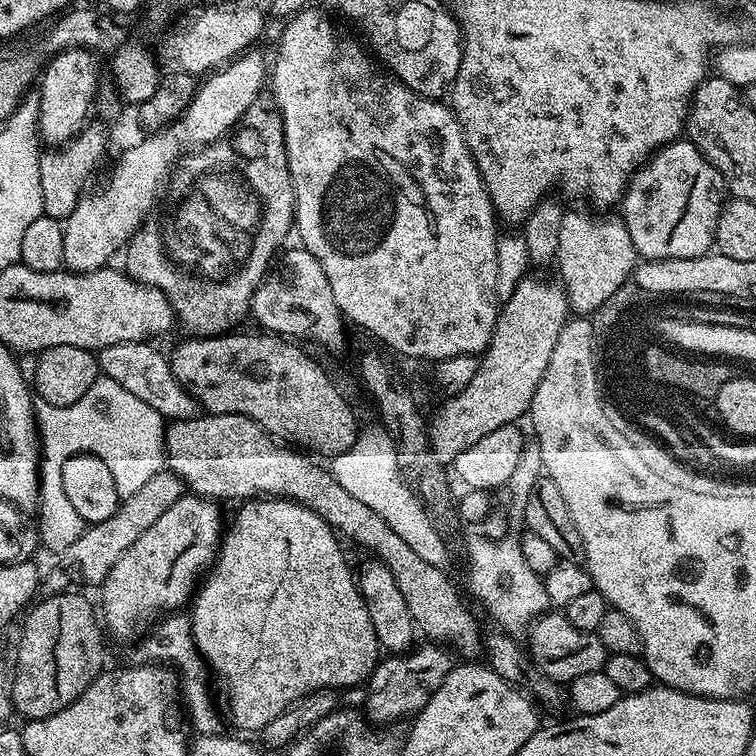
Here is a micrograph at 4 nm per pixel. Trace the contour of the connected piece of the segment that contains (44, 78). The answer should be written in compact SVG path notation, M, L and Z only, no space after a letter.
M63 48L43 65L38 80L40 109L38 110L38 135L45 145L68 144L89 123L88 111L98 100L100 72L96 60L87 48Z

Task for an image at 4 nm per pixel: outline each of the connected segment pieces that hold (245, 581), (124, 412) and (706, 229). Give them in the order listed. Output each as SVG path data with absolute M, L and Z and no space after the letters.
M253 498L247 502L241 503L240 508L236 512L236 517L232 520L232 525L227 525L226 531L223 533L219 549L216 554L216 559L207 573L206 579L197 587L194 593L194 599L191 601L190 609L190 623L192 626L192 640L196 644L196 652L199 653L201 657L206 661L207 667L210 669L212 667L212 672L216 675L216 680L220 683L220 688L224 691L224 696L228 699L228 712L226 708L226 716L236 728L241 728L241 733L252 734L248 732L256 732L256 734L263 733L264 728L270 723L274 722L274 718L278 718L283 712L287 712L292 705L297 704L303 696L309 696L311 692L318 692L321 690L341 690L340 688L352 688L355 684L363 685L365 681L371 677L372 671L375 670L378 661L382 656L382 649L378 638L374 634L374 622L370 622L370 614L368 613L368 601L364 599L364 595L360 593L360 585L358 583L357 577L348 569L348 560L344 557L344 552L340 549L341 541L338 539L337 533L332 529L322 517L320 517L314 510L310 510L304 504L298 504L295 500L282 500L279 498Z
M102 374L98 377L94 386L90 386L90 390L86 390L86 394L82 394L82 398L78 398L78 402L70 406L50 406L43 402L37 403L35 417L39 431L38 511L40 510L40 520L38 516L38 527L40 543L45 549L49 548L50 551L56 552L55 554L62 554L67 548L74 546L74 542L78 542L78 538L86 527L84 520L78 518L78 510L74 510L74 506L66 499L66 490L62 490L62 474L69 460L85 454L102 458L110 474L114 474L114 486L118 486L121 500L130 498L130 494L137 493L146 482L150 482L150 478L154 478L154 474L165 471L165 417L160 416L158 410L154 410L154 406L146 406L142 398L130 394L126 386L114 382L109 376Z
M681 138L664 145L647 164L636 169L624 193L622 219L626 230L630 230L630 242L634 242L637 257L644 260L698 258L713 251L716 223L725 203L726 185L722 173L693 146L691 140Z

